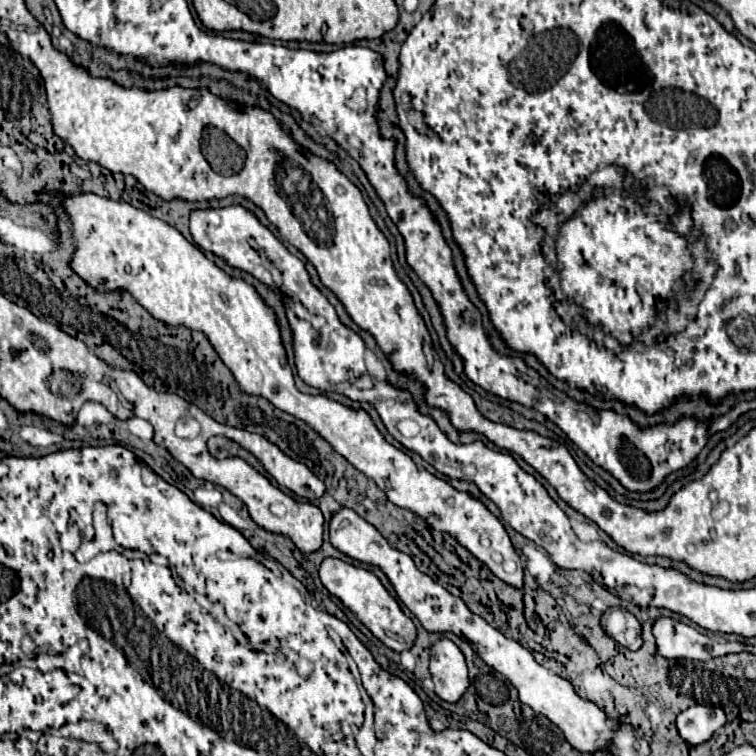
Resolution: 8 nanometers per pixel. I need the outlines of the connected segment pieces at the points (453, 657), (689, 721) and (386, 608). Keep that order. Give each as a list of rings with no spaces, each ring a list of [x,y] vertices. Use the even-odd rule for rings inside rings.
[[[439,639],[431,647],[431,673],[435,681],[435,693],[443,701],[459,701],[469,687],[465,657],[451,639]]]
[[[694,705],[685,709],[677,717],[677,729],[681,737],[691,743],[699,745],[707,741],[715,729],[725,725],[725,711],[721,707],[705,707],[705,705]]]
[[[321,563],[319,567],[319,579],[321,583],[325,585],[325,589],[339,597],[343,601],[343,605],[355,613],[355,617],[371,631],[371,633],[381,641],[385,643],[389,649],[393,651],[403,651],[403,649],[409,649],[415,641],[415,625],[413,621],[401,611],[399,603],[391,597],[391,593],[383,587],[383,583],[379,581],[379,577],[375,573],[369,573],[365,569],[357,567],[355,571],[355,565],[327,565],[327,563]]]

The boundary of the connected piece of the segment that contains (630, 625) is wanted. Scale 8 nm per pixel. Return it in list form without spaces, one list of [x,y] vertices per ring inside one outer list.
[[[609,607],[601,617],[601,627],[611,639],[629,651],[637,651],[643,645],[639,621],[621,607]]]

